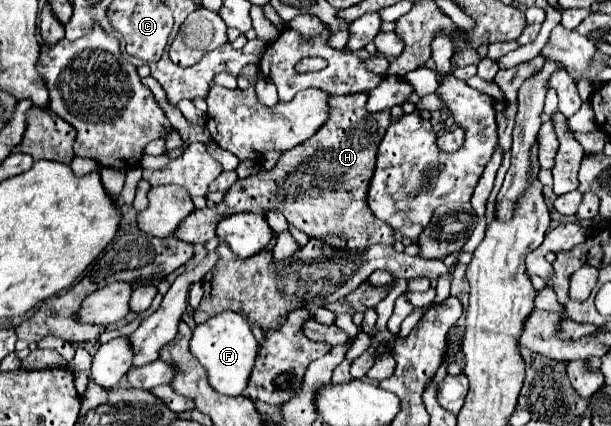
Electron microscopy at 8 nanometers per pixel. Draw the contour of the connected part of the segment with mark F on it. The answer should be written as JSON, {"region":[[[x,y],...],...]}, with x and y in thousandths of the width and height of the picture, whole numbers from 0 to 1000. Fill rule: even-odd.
{"region":[[[365,732],[342,746],[336,761],[319,765],[313,793],[313,826],[342,873],[342,901],[349,906],[349,915],[368,930],[391,930],[408,901],[414,854],[424,831],[424,808],[408,761],[388,732]]]}

